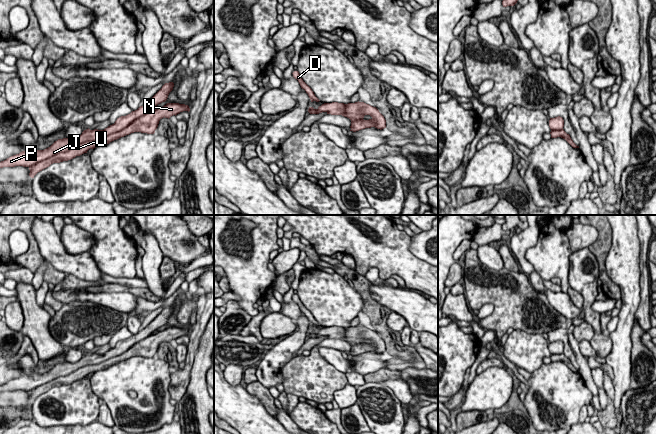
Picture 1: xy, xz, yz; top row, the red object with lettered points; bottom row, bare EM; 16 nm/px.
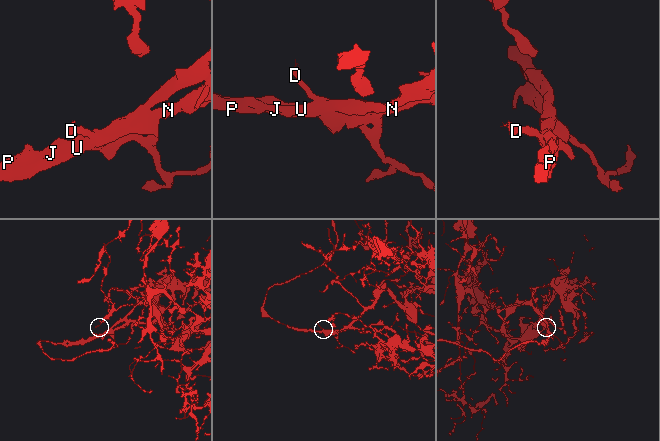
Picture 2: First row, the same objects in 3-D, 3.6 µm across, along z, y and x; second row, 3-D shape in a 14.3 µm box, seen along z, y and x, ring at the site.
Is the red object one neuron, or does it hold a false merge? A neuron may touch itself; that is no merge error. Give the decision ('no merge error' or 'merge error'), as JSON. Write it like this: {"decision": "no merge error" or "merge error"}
{"decision": "no merge error"}

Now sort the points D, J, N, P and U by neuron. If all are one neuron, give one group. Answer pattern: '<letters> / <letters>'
D J N P U

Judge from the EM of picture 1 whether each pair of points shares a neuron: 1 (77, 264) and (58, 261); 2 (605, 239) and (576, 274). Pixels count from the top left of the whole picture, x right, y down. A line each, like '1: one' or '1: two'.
1: one
2: two

